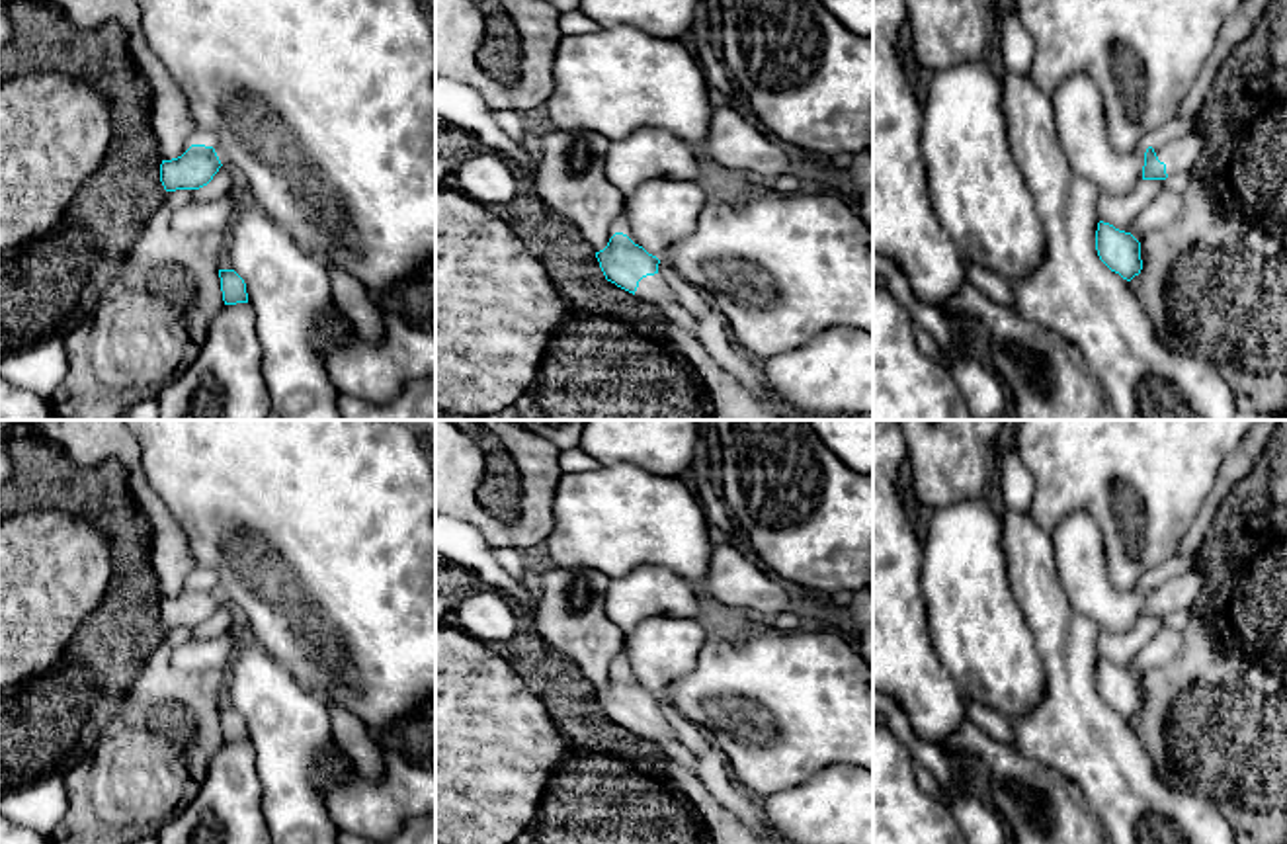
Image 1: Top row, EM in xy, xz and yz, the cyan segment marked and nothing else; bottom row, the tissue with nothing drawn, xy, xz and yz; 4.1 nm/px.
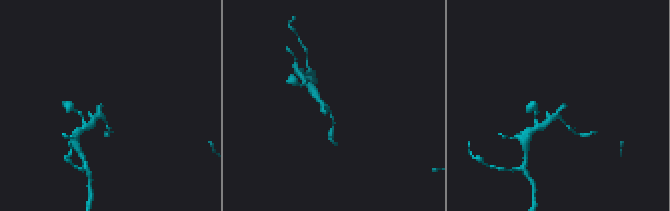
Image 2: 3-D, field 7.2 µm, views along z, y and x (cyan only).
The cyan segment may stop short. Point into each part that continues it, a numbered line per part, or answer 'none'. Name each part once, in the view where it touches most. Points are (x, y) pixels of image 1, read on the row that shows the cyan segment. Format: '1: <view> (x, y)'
1: xz (653, 290)

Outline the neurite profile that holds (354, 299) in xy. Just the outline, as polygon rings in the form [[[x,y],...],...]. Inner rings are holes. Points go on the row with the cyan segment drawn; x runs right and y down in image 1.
[[[324,264],[324,268],[330,275],[334,301],[369,344],[381,344],[385,338],[385,324],[377,299],[348,272],[332,264]]]

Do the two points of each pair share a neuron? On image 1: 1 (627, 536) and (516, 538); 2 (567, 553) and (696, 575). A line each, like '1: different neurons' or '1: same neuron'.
1: different neurons
2: same neuron

